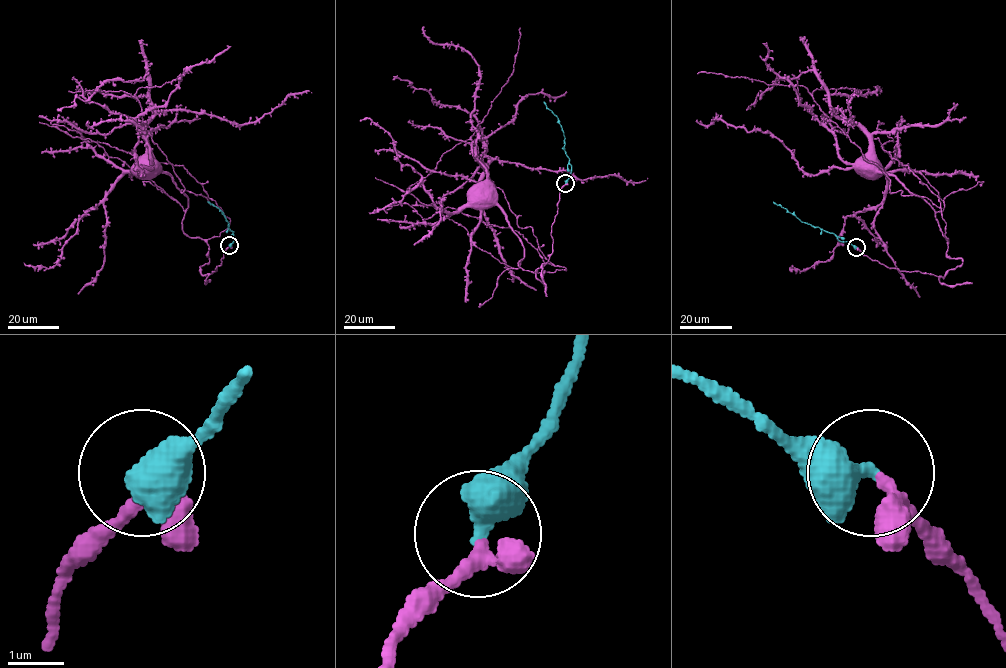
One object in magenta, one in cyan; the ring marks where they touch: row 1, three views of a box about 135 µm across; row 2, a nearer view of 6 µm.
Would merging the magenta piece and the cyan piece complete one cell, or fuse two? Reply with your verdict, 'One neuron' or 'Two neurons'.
One neuron

